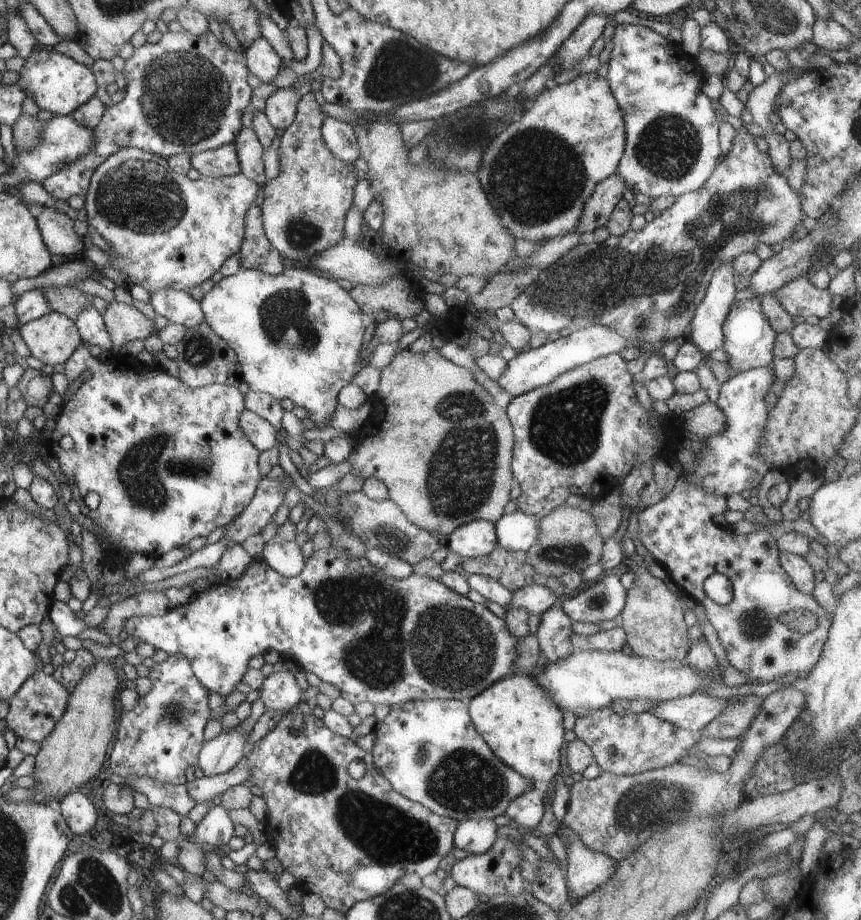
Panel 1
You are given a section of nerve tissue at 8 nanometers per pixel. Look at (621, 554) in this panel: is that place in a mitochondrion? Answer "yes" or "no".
no

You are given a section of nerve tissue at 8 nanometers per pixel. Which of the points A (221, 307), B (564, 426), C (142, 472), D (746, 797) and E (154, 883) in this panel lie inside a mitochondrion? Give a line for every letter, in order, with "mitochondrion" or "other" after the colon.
A: other
B: mitochondrion
C: mitochondrion
D: other
E: other

